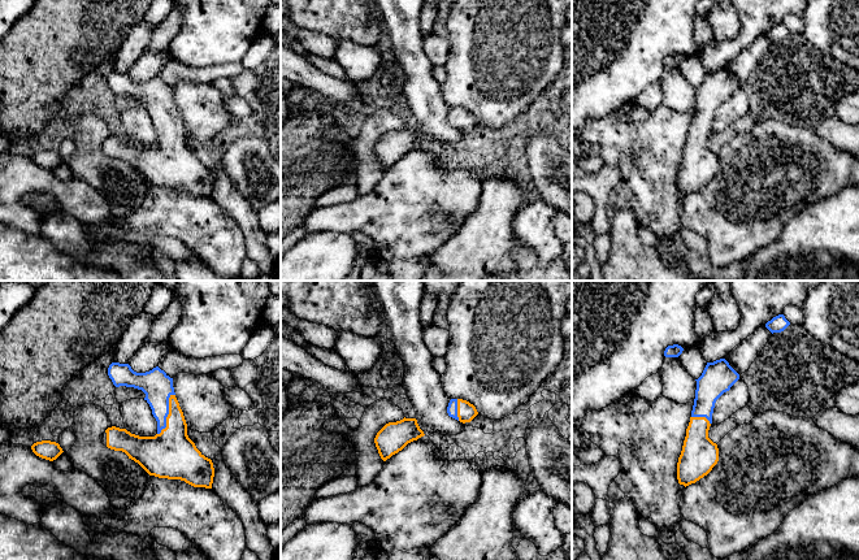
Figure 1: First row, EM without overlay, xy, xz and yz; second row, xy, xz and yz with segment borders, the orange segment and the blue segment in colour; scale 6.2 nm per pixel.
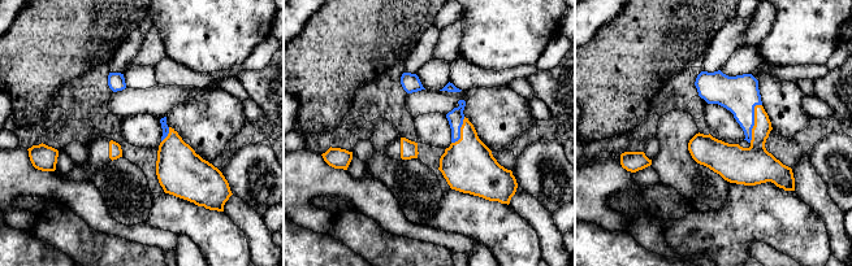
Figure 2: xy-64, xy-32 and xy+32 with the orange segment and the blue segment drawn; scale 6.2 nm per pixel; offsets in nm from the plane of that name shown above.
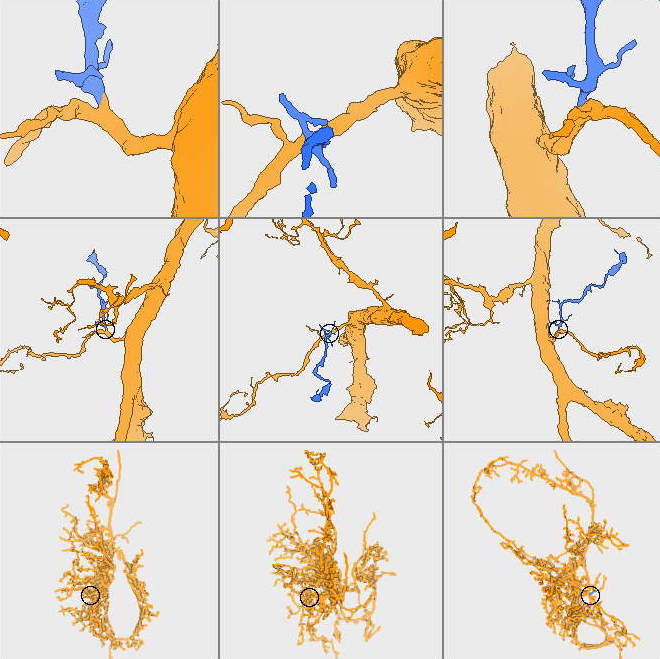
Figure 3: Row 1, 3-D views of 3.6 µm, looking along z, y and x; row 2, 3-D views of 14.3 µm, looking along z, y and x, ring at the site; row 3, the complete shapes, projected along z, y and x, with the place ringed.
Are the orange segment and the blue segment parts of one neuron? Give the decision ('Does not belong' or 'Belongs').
Belongs

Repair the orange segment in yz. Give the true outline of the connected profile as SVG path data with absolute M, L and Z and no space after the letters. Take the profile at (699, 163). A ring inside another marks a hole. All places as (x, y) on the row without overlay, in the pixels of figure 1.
M725 68L707 71L702 84L695 88L697 99L695 108L691 120L689 135L686 138L686 146L684 149L682 160L677 172L677 188L680 194L685 196L695 192L704 185L707 185L719 170L719 157L708 147L708 139L712 133L712 122L716 109L739 88L739 83L729 74Z

